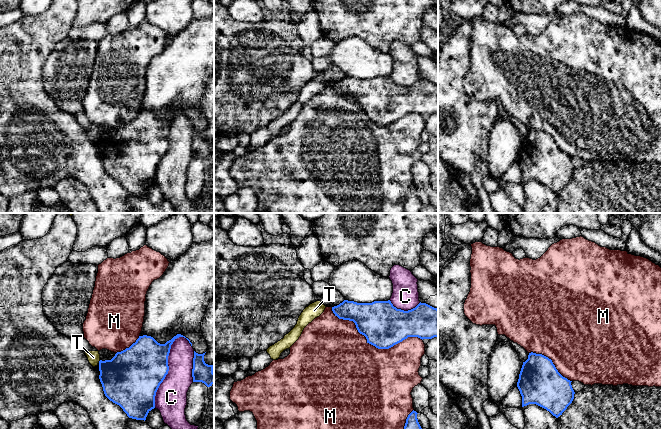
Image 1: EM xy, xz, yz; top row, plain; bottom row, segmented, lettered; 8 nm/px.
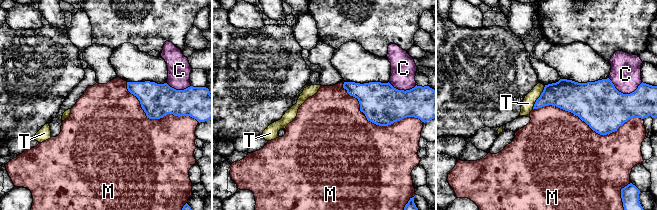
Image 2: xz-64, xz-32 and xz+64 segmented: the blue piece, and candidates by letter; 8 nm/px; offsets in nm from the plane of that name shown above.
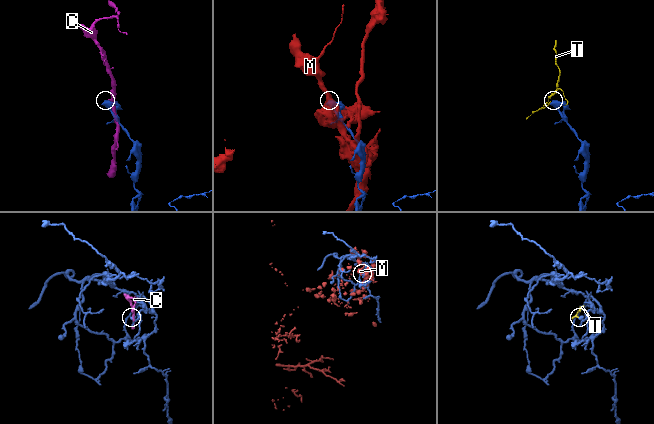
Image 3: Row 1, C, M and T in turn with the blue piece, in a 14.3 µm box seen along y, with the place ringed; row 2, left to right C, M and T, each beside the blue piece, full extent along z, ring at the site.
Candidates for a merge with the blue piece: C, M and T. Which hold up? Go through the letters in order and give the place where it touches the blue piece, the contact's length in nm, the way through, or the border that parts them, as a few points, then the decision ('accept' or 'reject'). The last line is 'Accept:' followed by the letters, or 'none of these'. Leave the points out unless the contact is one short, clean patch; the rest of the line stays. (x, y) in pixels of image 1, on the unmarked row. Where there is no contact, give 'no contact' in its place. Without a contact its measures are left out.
C: meets blue in xy at (168, 146); contact 600 nm long; reject
M: meets blue in xz at (372, 120); contact 800 nm long; reject
T: meets blue in xy at (99, 137); contact 30 nm long; border along xy (100, 136), (98, 138); reject
Accept: none of these

